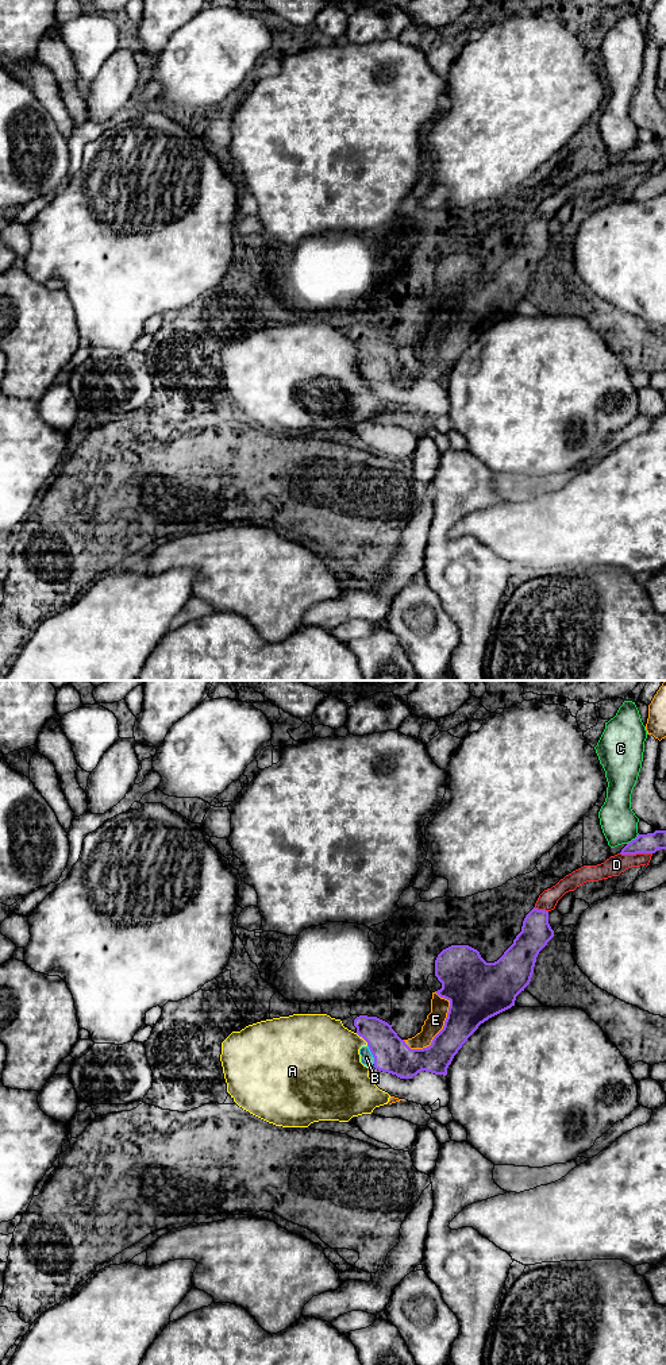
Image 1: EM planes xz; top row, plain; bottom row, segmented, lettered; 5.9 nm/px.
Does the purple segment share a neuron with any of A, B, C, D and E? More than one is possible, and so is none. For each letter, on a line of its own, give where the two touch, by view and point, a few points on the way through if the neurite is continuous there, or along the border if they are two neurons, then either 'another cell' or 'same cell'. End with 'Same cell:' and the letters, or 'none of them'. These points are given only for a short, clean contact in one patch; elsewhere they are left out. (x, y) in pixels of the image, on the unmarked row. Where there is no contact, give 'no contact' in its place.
A: meets purple in xz at (362, 346); another cell
B: meets purple in xz at (372, 362); runs through xz (392, 363), (372, 362), (366, 366); same cell
C: meets purple in xz at (632, 149); another cell
D: meets purple in xz at (636, 161); another cell
E: meets purple in xz at (443, 335); another cell
Same cell: B

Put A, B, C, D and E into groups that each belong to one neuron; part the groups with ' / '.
A / B / C / D / E

